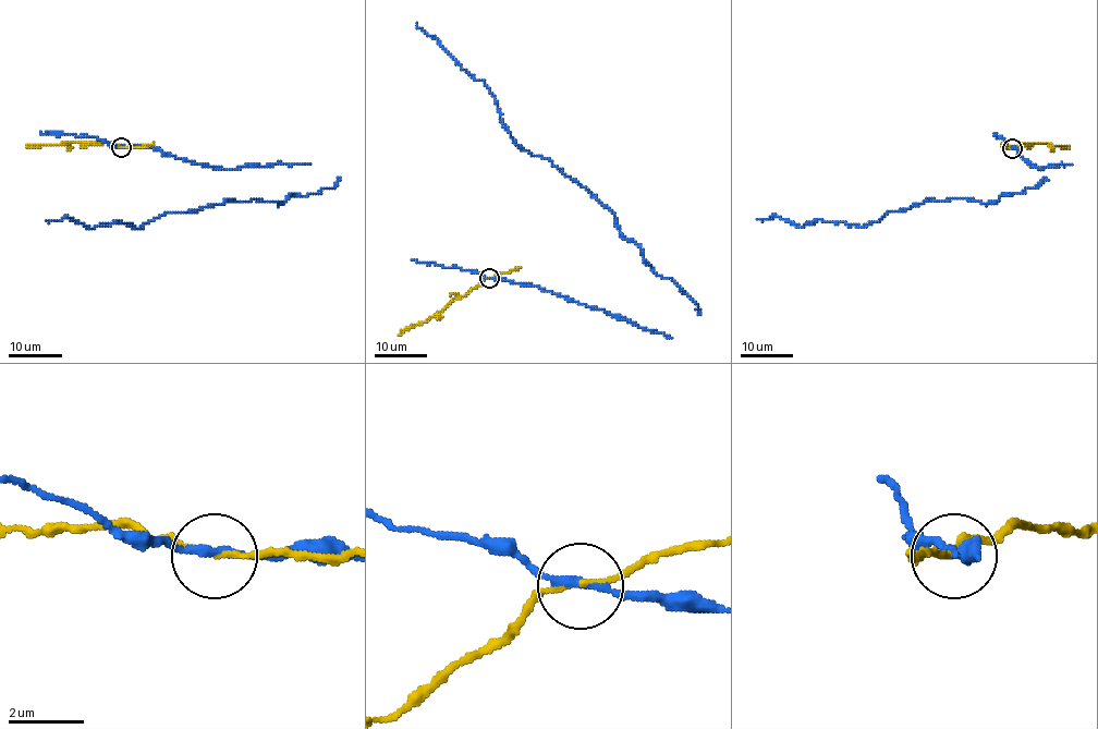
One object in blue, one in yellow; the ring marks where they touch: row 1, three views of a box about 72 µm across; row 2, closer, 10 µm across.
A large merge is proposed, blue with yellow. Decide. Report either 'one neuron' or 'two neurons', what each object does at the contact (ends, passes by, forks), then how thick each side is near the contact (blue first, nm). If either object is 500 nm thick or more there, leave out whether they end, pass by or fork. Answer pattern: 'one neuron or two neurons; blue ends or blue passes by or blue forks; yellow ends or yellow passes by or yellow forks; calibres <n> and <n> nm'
two neurons; blue passes by; yellow passes by; calibres 220 and 110 nm

